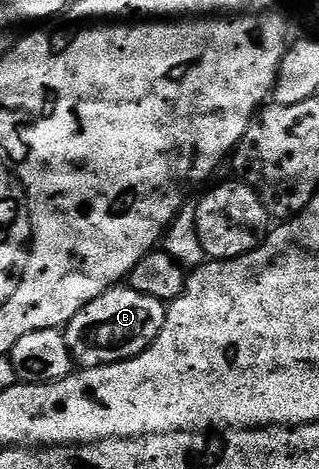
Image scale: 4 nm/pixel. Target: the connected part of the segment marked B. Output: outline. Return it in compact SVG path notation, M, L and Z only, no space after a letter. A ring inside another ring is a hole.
M126 284L105 290L66 323L64 333L70 354L82 368L107 366L136 358L160 336L166 323L167 309L167 303L131 290Z

